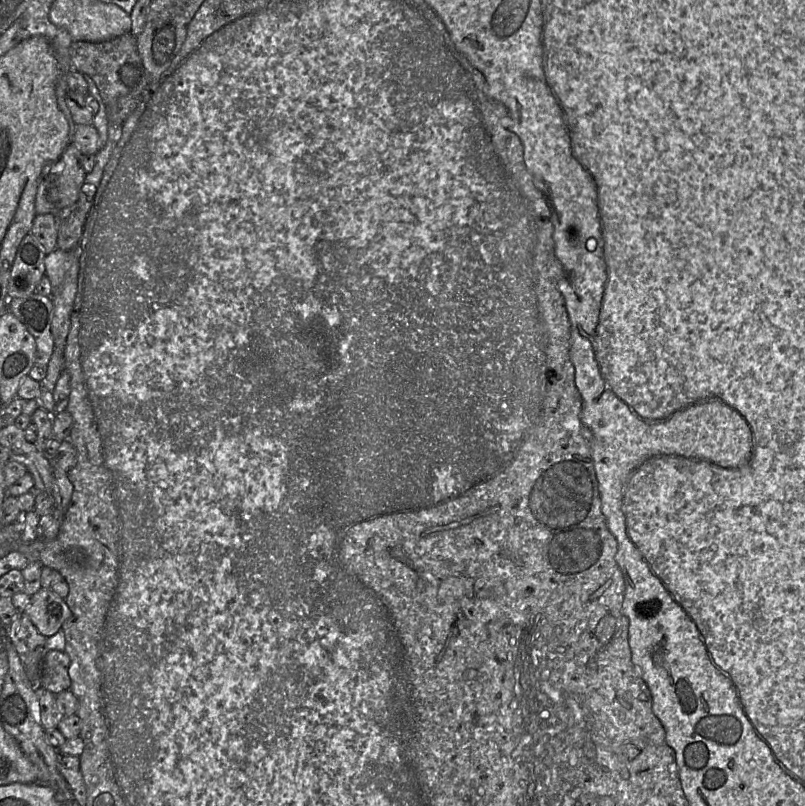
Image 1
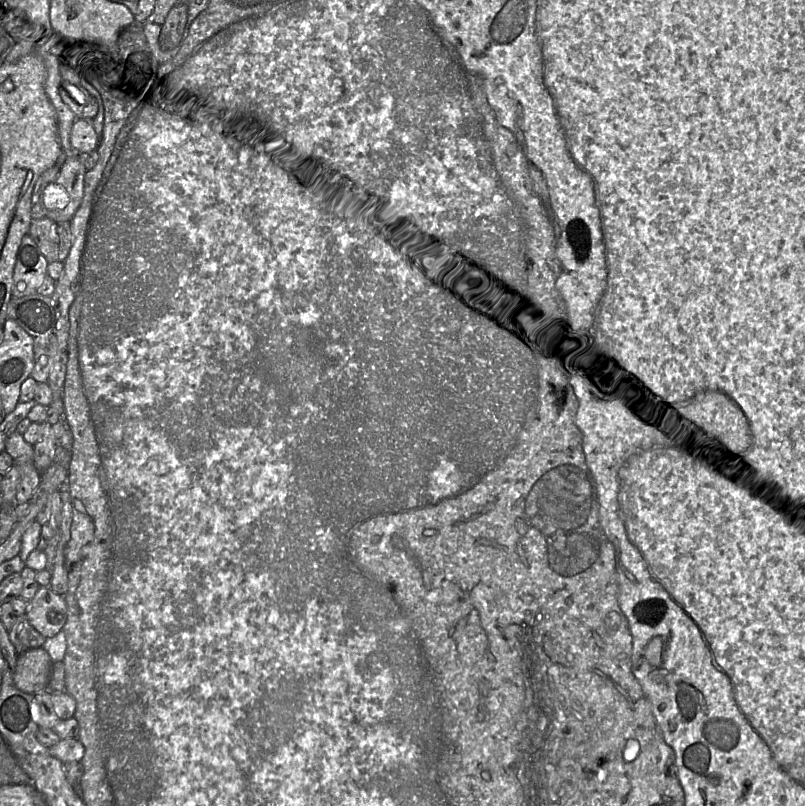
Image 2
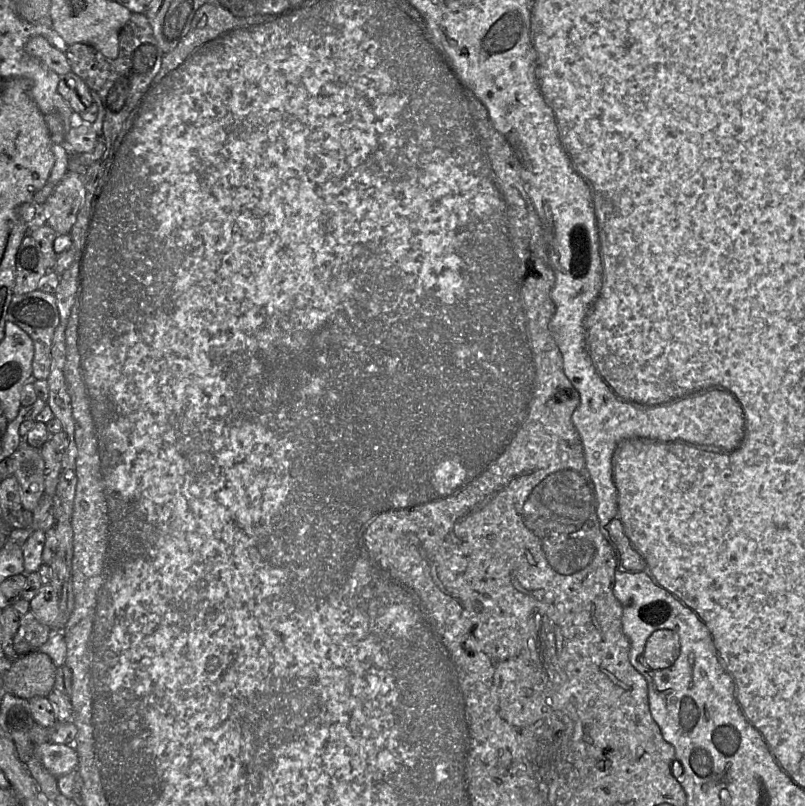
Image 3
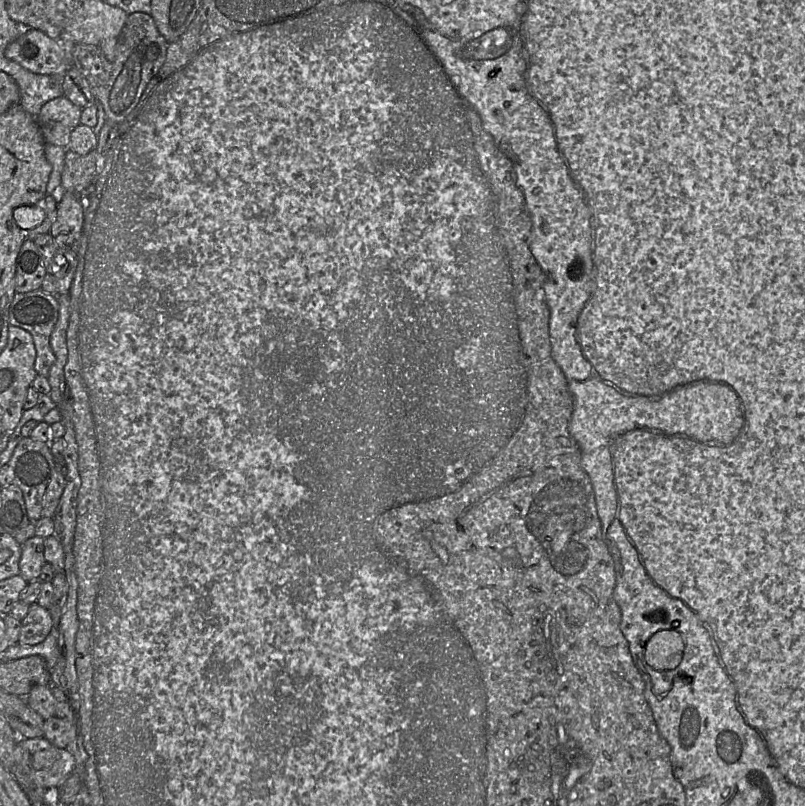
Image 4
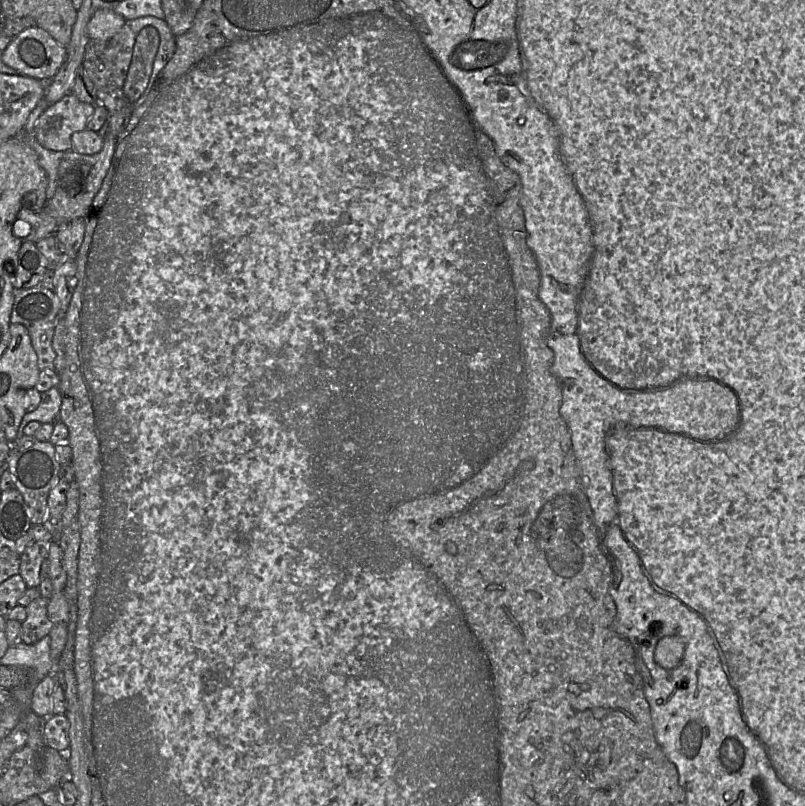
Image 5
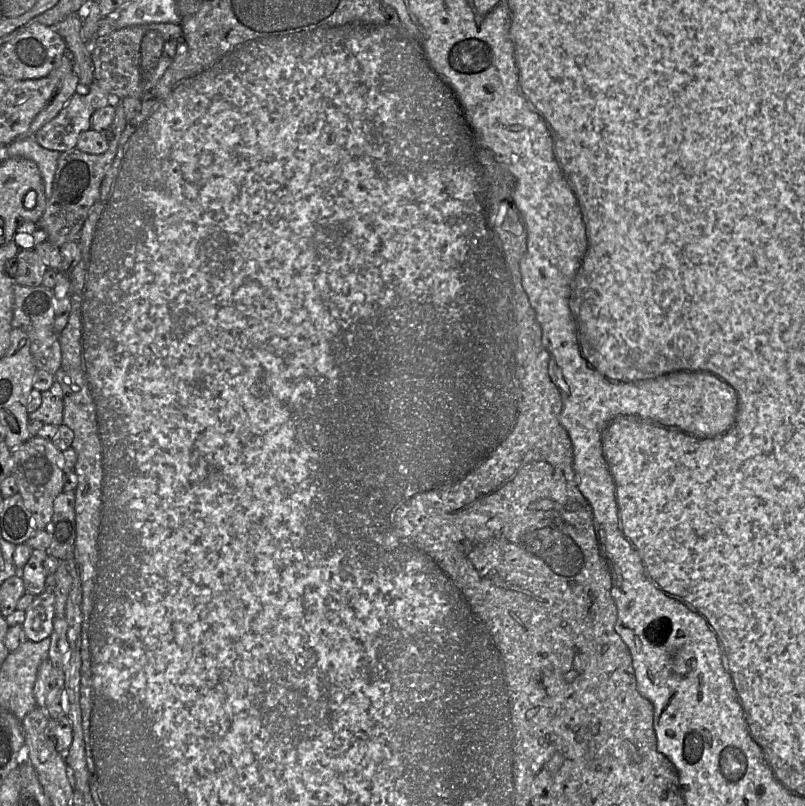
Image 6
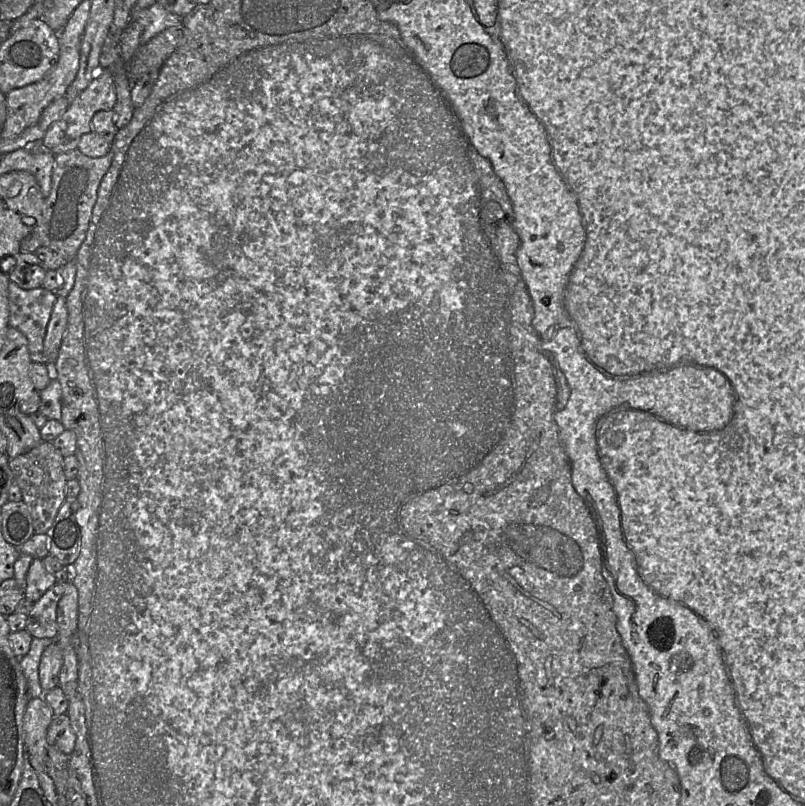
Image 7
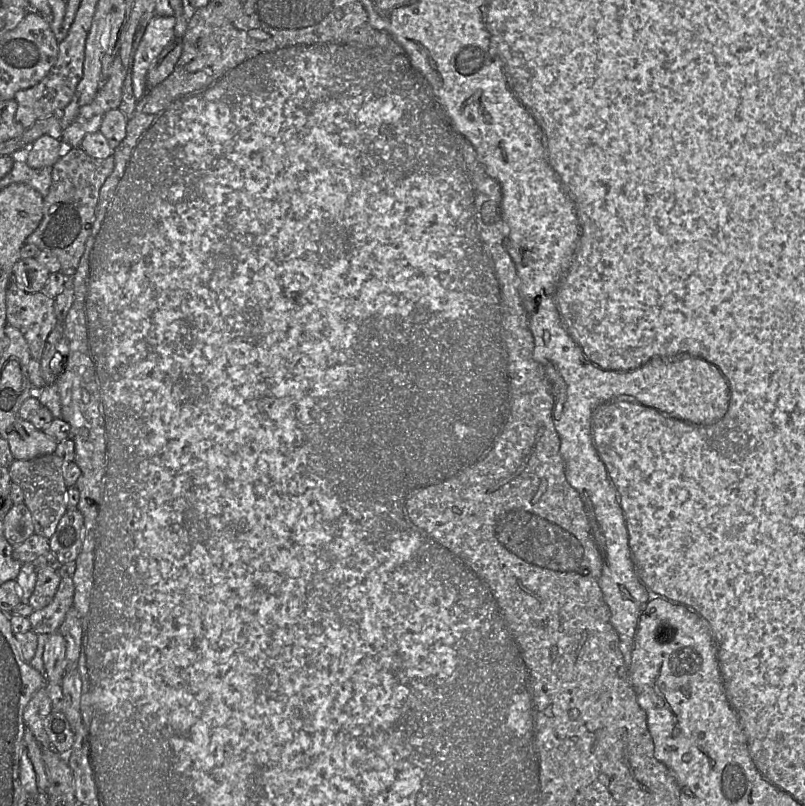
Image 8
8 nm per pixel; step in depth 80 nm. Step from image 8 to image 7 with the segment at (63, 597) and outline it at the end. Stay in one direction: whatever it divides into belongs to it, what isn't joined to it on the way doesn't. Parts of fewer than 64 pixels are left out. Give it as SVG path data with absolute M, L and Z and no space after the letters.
M55 583L33 604L25 629L33 638L57 638L57 608L65 588L66 583Z

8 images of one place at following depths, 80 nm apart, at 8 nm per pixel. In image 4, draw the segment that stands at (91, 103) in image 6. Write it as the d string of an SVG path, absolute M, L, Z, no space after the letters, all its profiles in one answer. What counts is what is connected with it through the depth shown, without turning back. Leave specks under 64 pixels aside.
M66 96L54 98L44 104L36 121L45 143L68 148L71 132L81 124L82 109Z

